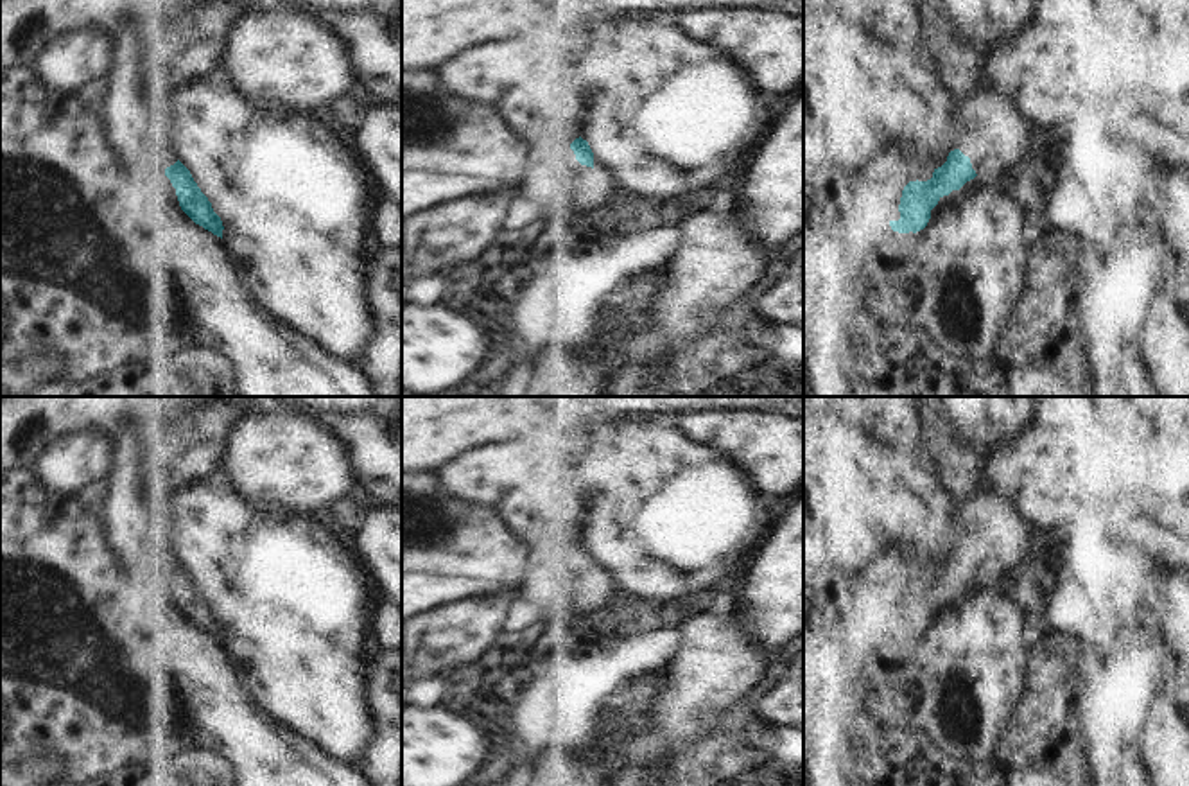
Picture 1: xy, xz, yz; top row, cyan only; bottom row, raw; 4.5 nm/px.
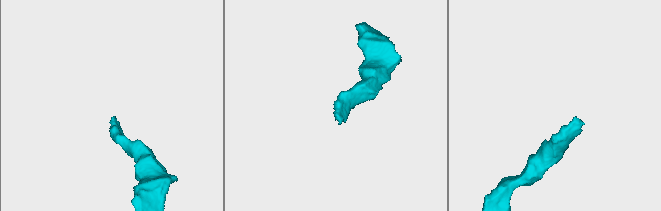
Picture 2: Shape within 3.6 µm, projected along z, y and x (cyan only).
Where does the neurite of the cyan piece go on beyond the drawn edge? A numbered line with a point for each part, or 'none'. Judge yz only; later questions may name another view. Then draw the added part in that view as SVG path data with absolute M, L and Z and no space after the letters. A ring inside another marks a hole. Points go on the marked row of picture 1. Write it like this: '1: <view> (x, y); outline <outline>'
none

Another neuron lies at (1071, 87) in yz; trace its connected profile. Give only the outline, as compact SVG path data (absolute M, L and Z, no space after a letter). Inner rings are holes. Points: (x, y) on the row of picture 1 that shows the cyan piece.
M1069 72L1058 84L1058 93L1067 100L1081 100L1085 97L1085 86L1080 81L1080 74Z

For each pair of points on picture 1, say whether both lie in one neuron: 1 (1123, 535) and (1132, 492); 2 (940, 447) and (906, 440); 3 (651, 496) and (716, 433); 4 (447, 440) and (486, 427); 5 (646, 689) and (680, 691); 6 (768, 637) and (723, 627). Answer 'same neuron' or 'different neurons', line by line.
1: same neuron
2: different neurons
3: different neurons
4: same neuron
5: different neurons
6: different neurons

